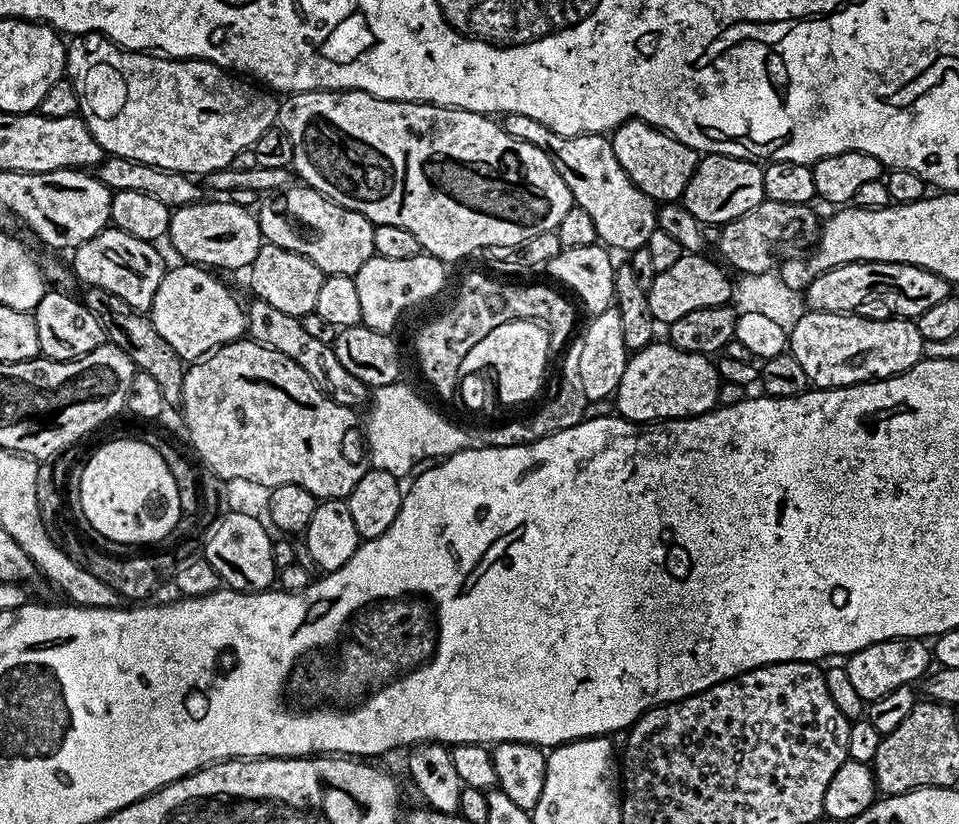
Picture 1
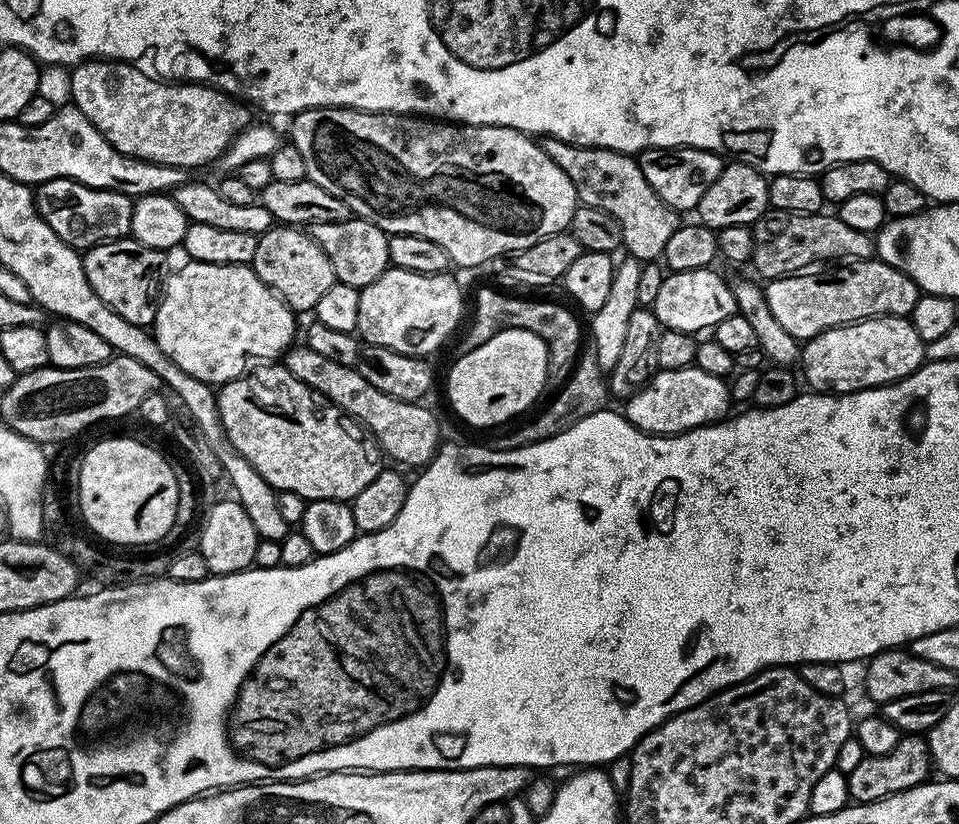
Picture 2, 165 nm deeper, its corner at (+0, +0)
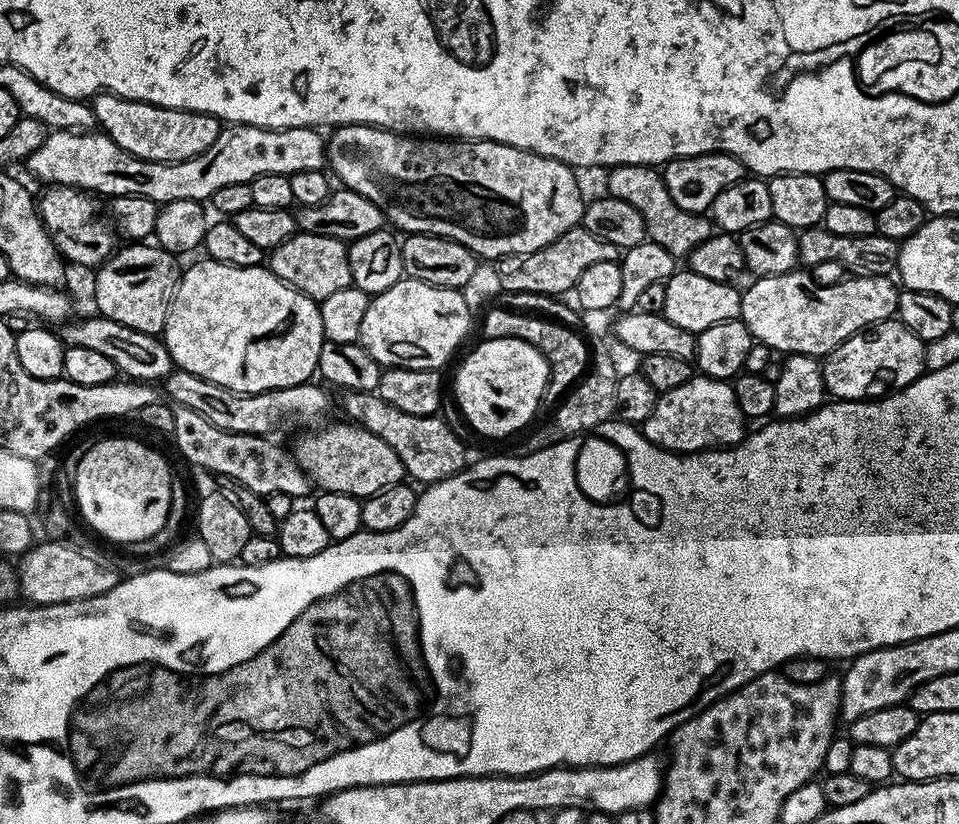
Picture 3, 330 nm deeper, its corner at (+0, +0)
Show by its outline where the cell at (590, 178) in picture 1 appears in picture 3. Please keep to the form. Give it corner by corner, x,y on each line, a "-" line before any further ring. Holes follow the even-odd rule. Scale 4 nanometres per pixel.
619,164
617,168
607,169
608,188
607,195
622,198
622,202
630,202
648,227
647,239
658,242
665,250
677,258
687,257
706,238
714,235
714,225
707,215
698,212
687,212
670,198
670,190
666,190
663,175
650,164

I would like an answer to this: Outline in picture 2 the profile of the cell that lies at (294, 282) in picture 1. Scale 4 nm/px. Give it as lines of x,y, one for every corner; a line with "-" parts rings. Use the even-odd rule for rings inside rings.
273,226
267,228
256,238
254,258
250,267
258,278
271,290
282,297
288,307
297,314
311,313
321,300
322,294
337,283
334,266
330,266
330,258
314,242
314,238
300,226

